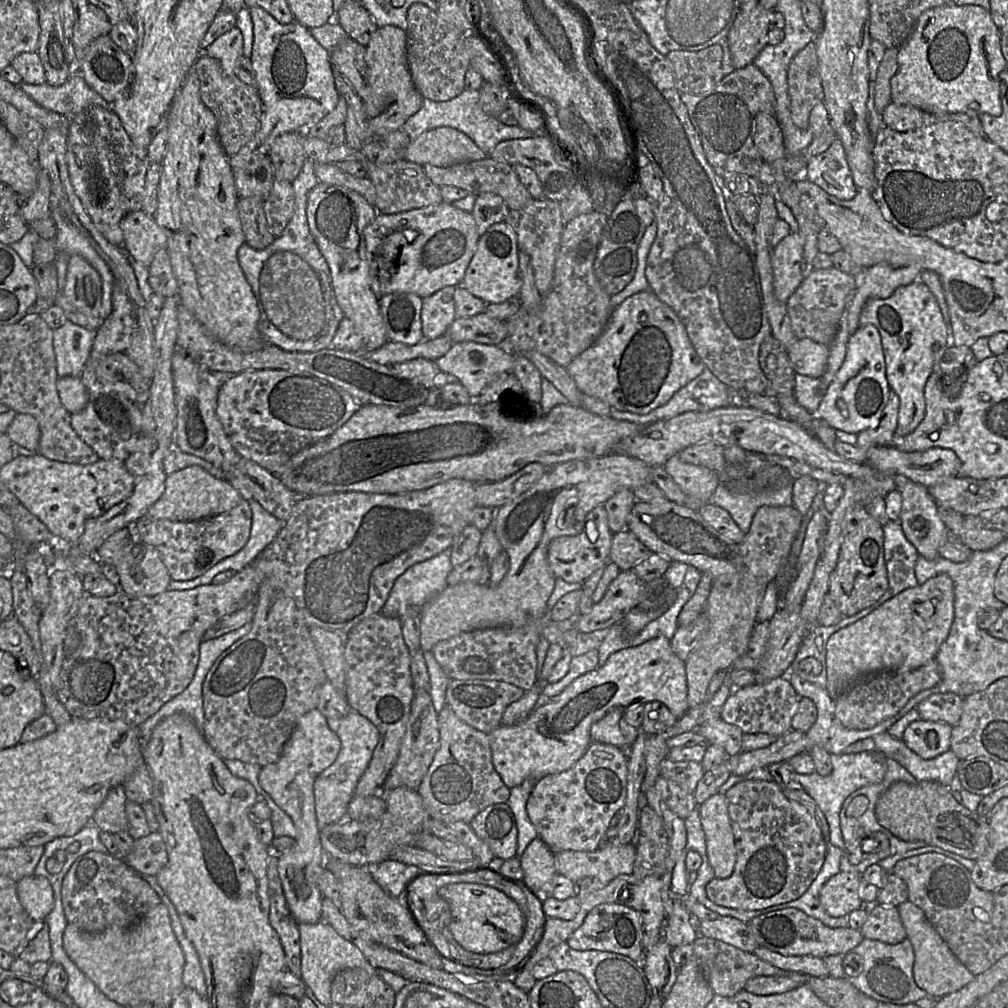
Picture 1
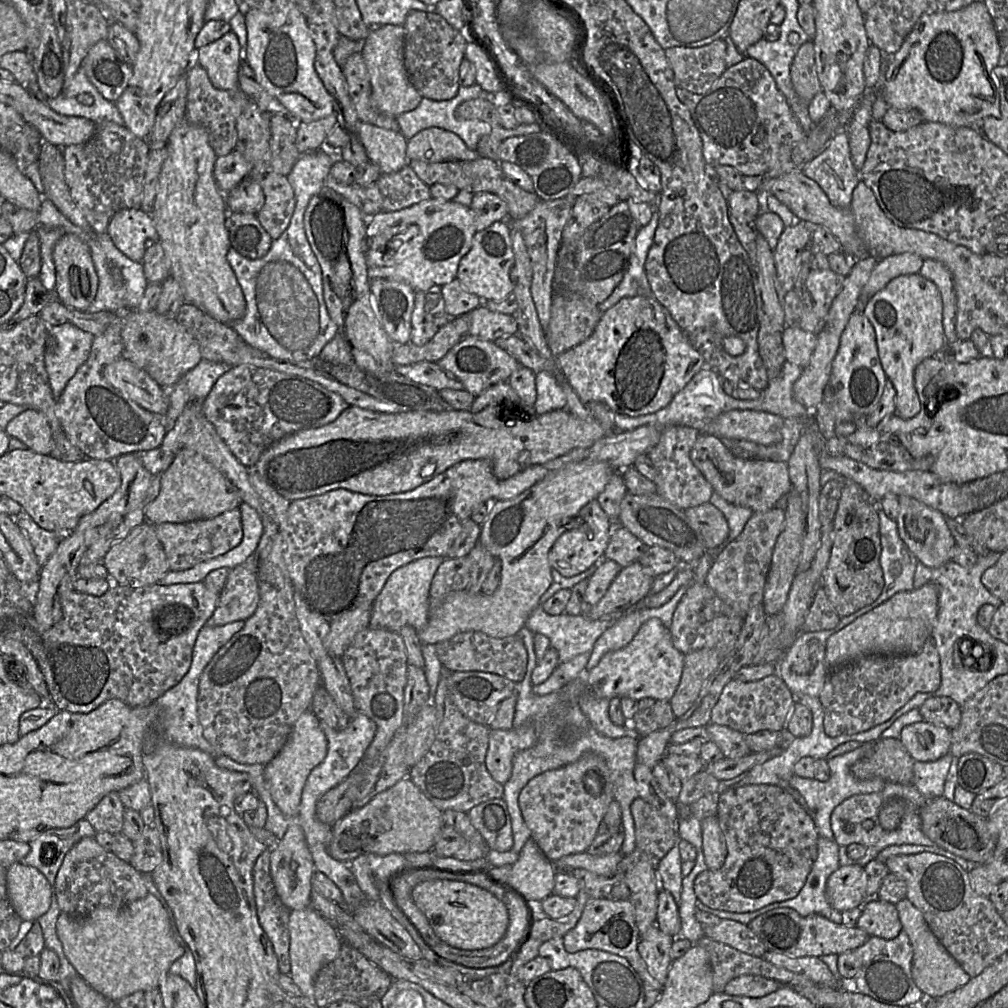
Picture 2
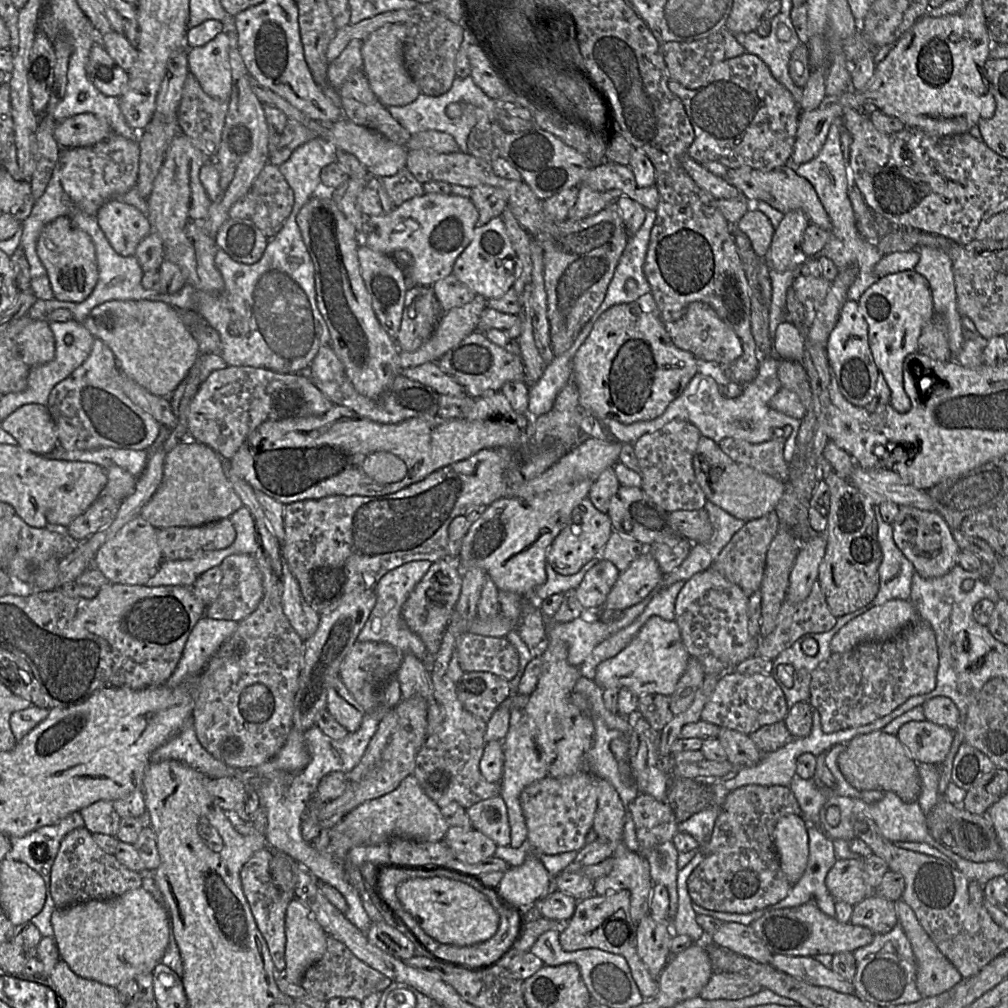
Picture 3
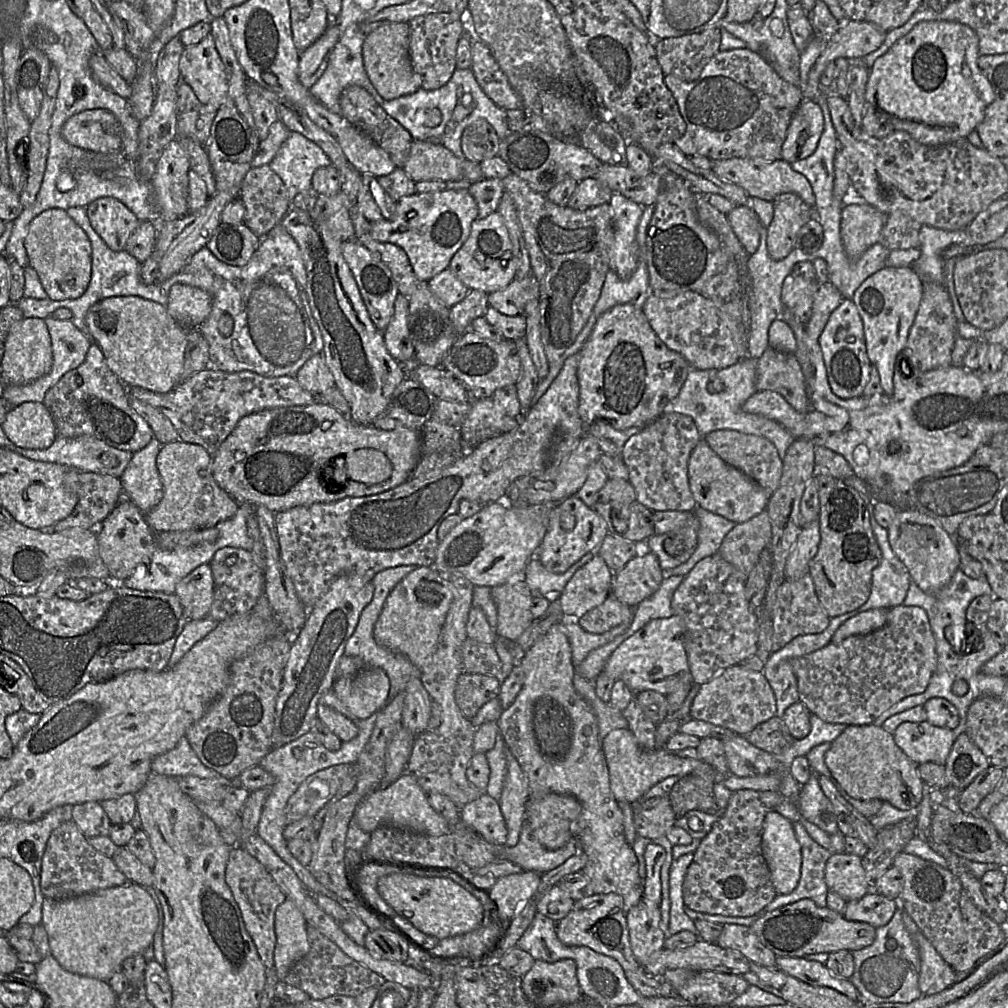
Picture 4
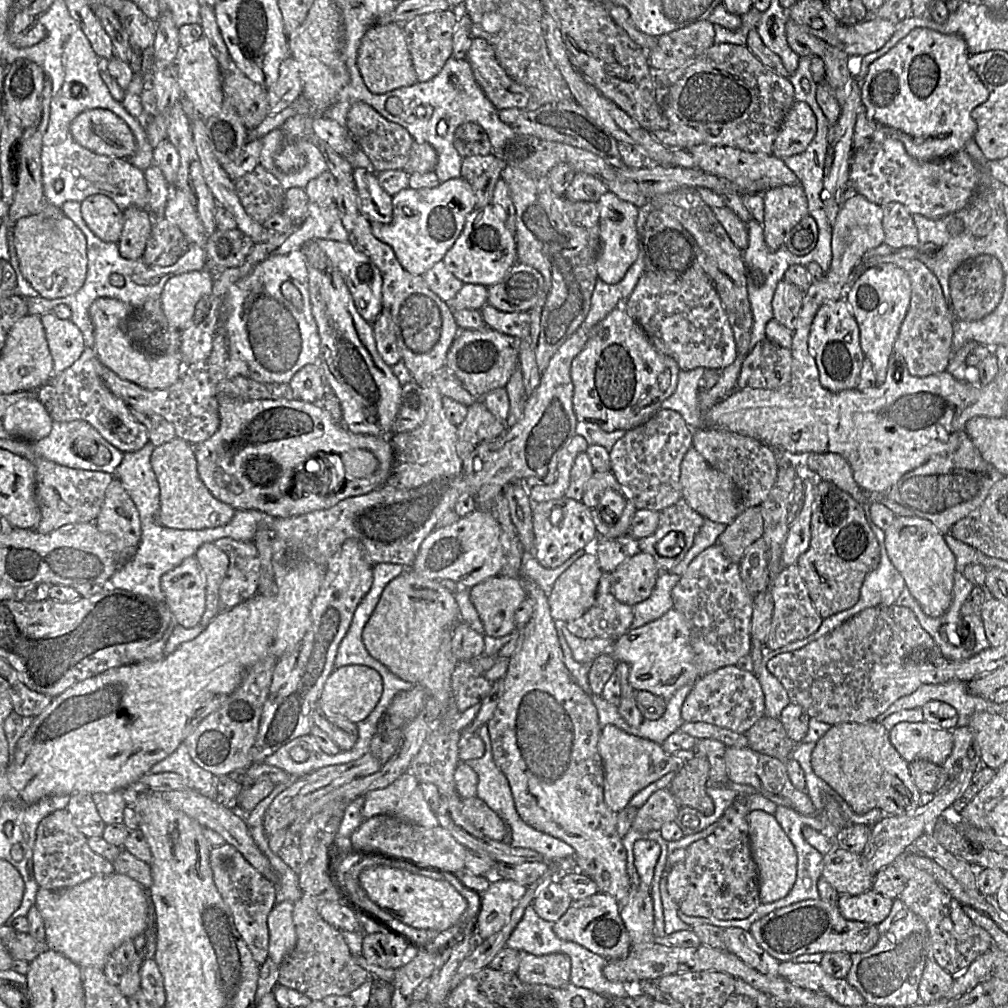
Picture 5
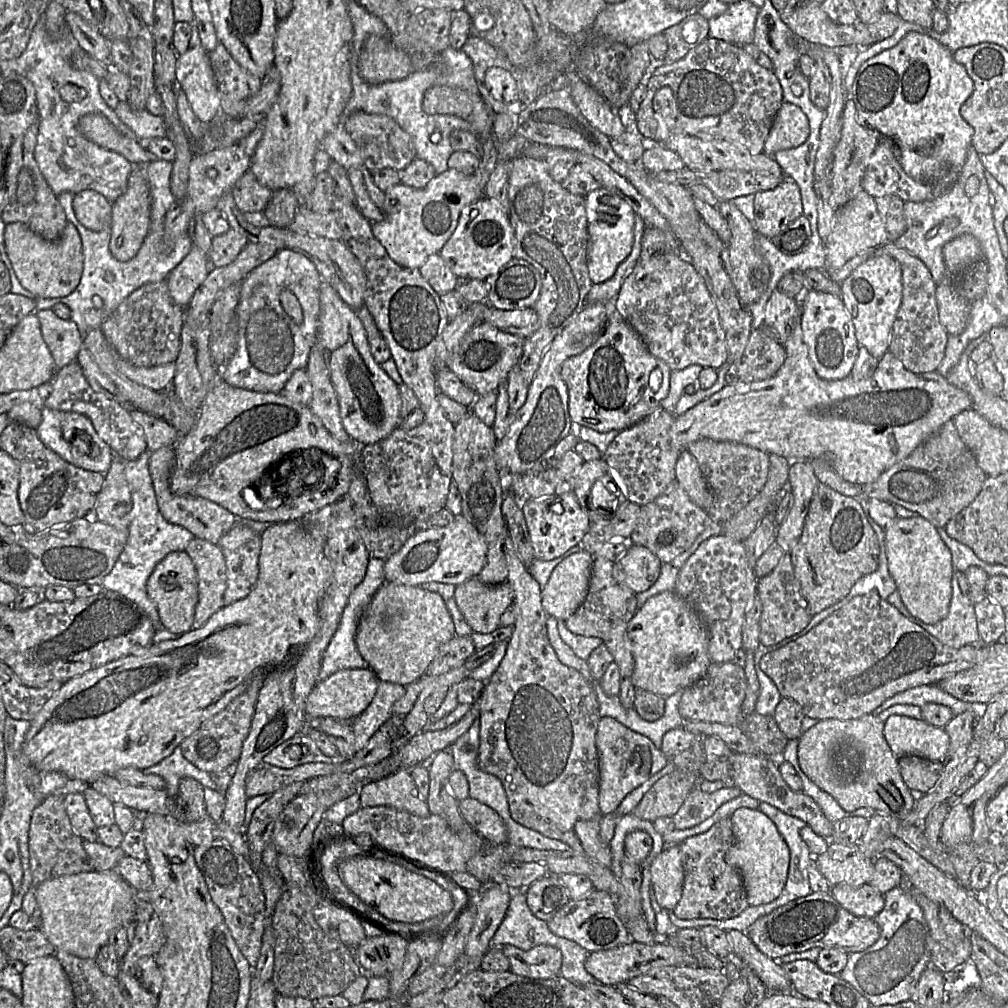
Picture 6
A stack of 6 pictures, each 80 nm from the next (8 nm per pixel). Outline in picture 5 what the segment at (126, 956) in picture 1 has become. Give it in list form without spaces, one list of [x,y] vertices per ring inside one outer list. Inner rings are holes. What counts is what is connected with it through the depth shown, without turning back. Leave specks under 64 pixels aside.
[[[118,872],[97,875],[60,890],[39,887],[35,905],[43,918],[49,948],[79,967],[103,969],[107,958],[118,946],[143,935],[153,925],[149,892],[135,880]]]

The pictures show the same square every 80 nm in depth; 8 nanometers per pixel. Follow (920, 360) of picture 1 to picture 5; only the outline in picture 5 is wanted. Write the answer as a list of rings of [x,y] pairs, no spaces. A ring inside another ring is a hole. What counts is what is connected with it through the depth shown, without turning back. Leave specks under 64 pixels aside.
[[[893,263],[878,264],[866,269],[846,290],[843,297],[855,317],[860,331],[860,345],[875,372],[877,383],[887,376],[888,361],[907,314],[911,300],[911,283],[907,272]]]

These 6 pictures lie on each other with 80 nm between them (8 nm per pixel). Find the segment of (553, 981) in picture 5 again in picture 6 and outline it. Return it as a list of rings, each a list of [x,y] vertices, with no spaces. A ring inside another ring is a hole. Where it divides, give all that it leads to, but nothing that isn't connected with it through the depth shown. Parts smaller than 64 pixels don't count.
[[[514,945],[501,946],[510,961],[510,971],[531,979],[548,979],[560,975],[561,951],[550,945],[538,945],[530,950],[522,950]]]

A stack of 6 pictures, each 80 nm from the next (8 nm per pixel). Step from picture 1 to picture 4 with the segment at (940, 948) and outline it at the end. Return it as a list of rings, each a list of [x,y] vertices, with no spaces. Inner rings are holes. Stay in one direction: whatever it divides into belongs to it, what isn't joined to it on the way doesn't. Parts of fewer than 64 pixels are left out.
[[[903,910],[904,925],[919,949],[920,973],[918,986],[922,995],[937,994],[954,982],[956,972],[941,957],[912,917]]]

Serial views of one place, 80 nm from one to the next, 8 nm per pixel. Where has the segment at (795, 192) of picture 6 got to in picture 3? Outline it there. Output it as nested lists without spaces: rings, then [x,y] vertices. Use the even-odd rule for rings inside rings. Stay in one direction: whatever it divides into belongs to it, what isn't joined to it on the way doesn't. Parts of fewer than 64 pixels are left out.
[[[800,210],[784,214],[780,224],[775,228],[767,261],[776,271],[789,268],[793,256],[801,249],[803,234],[810,224],[808,217]]]

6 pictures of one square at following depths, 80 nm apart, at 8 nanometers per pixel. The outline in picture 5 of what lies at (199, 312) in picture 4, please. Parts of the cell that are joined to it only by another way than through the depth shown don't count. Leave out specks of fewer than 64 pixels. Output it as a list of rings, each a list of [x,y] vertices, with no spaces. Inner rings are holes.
[[[190,271],[170,278],[161,295],[164,314],[179,330],[191,325],[199,301],[212,294],[213,276],[210,272]]]

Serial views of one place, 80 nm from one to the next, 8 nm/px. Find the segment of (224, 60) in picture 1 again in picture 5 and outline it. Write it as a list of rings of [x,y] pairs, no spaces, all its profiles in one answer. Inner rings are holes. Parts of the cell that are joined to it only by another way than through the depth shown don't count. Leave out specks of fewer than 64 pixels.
[[[204,36],[193,44],[179,48],[175,60],[179,87],[193,103],[204,120],[215,116],[222,109],[225,98],[222,88],[222,75],[218,60],[210,51],[210,44]]]

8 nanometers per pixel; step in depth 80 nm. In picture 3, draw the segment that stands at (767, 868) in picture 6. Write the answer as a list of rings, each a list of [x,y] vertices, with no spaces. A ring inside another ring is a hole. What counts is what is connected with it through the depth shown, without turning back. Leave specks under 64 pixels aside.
[[[793,814],[782,816],[774,829],[773,840],[781,870],[788,882],[795,885],[805,871],[809,856],[805,820]]]

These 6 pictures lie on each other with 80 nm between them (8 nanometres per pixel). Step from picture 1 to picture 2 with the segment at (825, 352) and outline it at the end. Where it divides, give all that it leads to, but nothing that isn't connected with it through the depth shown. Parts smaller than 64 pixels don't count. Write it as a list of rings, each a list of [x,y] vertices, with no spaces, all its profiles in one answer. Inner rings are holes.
[[[786,326],[781,332],[786,361],[805,368],[817,344],[817,336],[797,327]]]

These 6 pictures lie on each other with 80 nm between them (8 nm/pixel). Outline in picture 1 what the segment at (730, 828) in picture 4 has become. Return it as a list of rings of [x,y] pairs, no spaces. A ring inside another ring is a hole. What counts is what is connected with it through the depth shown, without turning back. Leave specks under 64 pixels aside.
[[[745,780],[734,785],[724,794],[727,799],[728,814],[734,834],[737,859],[734,871],[730,877],[725,879],[719,879],[716,877],[706,885],[705,889],[707,897],[717,905],[738,910],[766,909],[770,906],[790,902],[801,897],[820,872],[826,857],[828,845],[830,844],[824,840],[820,827],[815,822],[813,817],[803,806],[795,803],[794,801],[790,801],[785,796],[782,789],[774,781]]]

